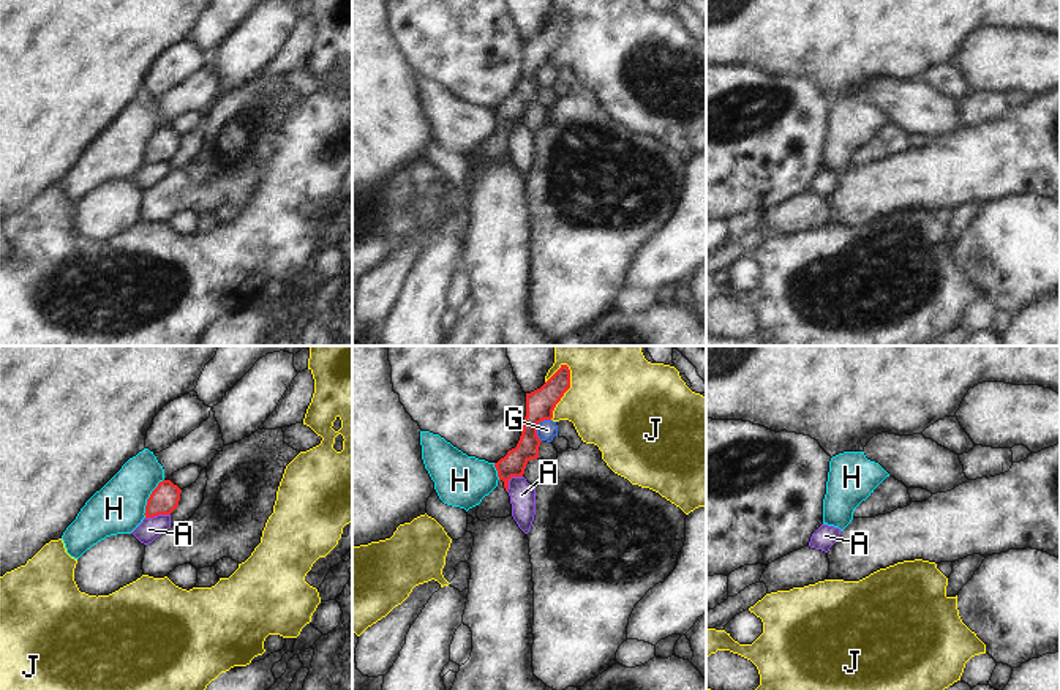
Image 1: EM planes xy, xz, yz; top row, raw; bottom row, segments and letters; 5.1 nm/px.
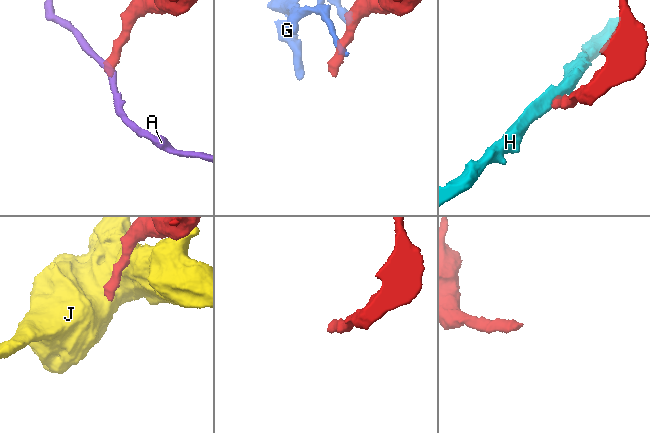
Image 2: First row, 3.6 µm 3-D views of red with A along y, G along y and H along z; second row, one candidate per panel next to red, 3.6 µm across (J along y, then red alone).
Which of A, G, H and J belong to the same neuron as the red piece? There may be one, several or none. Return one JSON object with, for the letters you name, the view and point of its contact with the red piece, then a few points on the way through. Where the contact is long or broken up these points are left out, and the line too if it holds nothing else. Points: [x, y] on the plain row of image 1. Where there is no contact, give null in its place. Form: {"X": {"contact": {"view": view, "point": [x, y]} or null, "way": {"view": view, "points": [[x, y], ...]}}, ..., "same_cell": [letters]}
{"same_cell": []}

